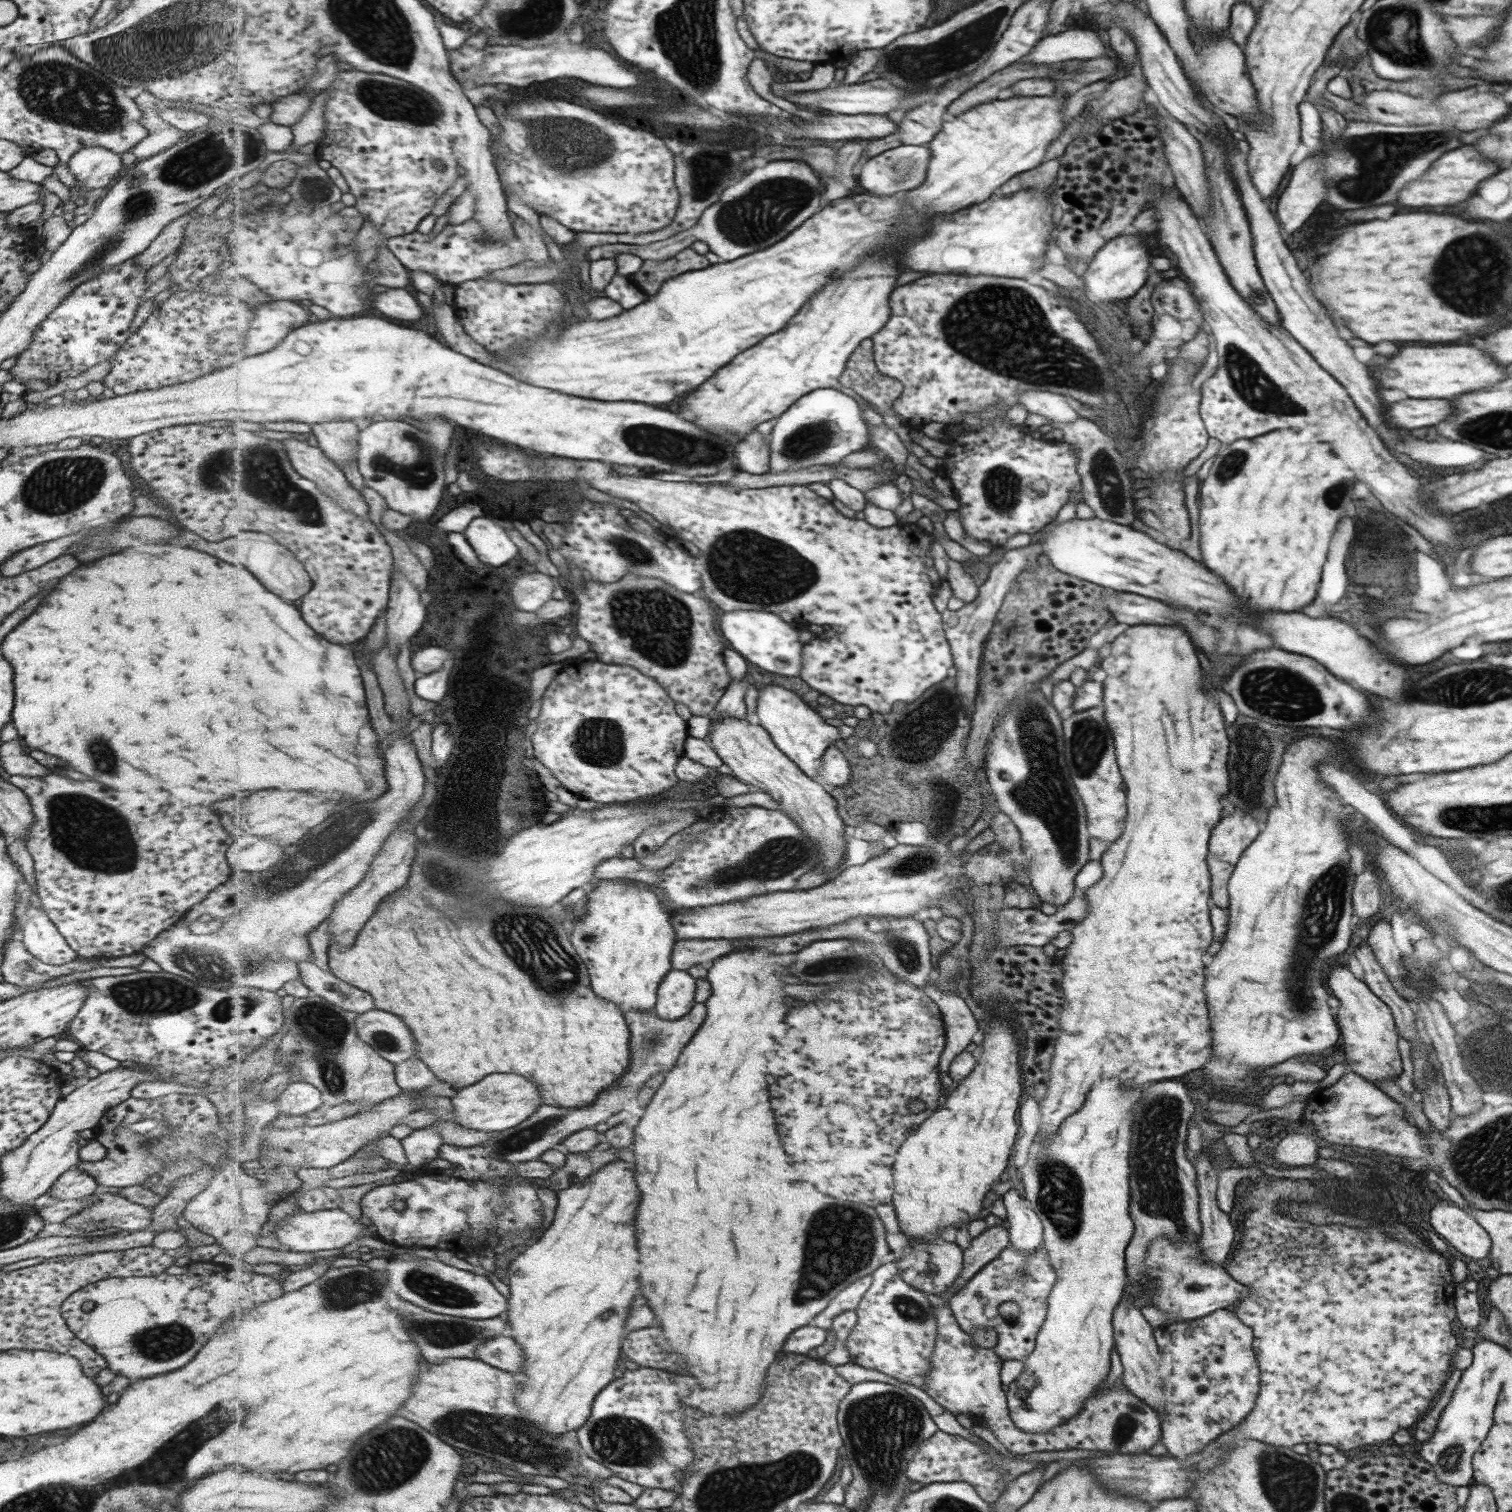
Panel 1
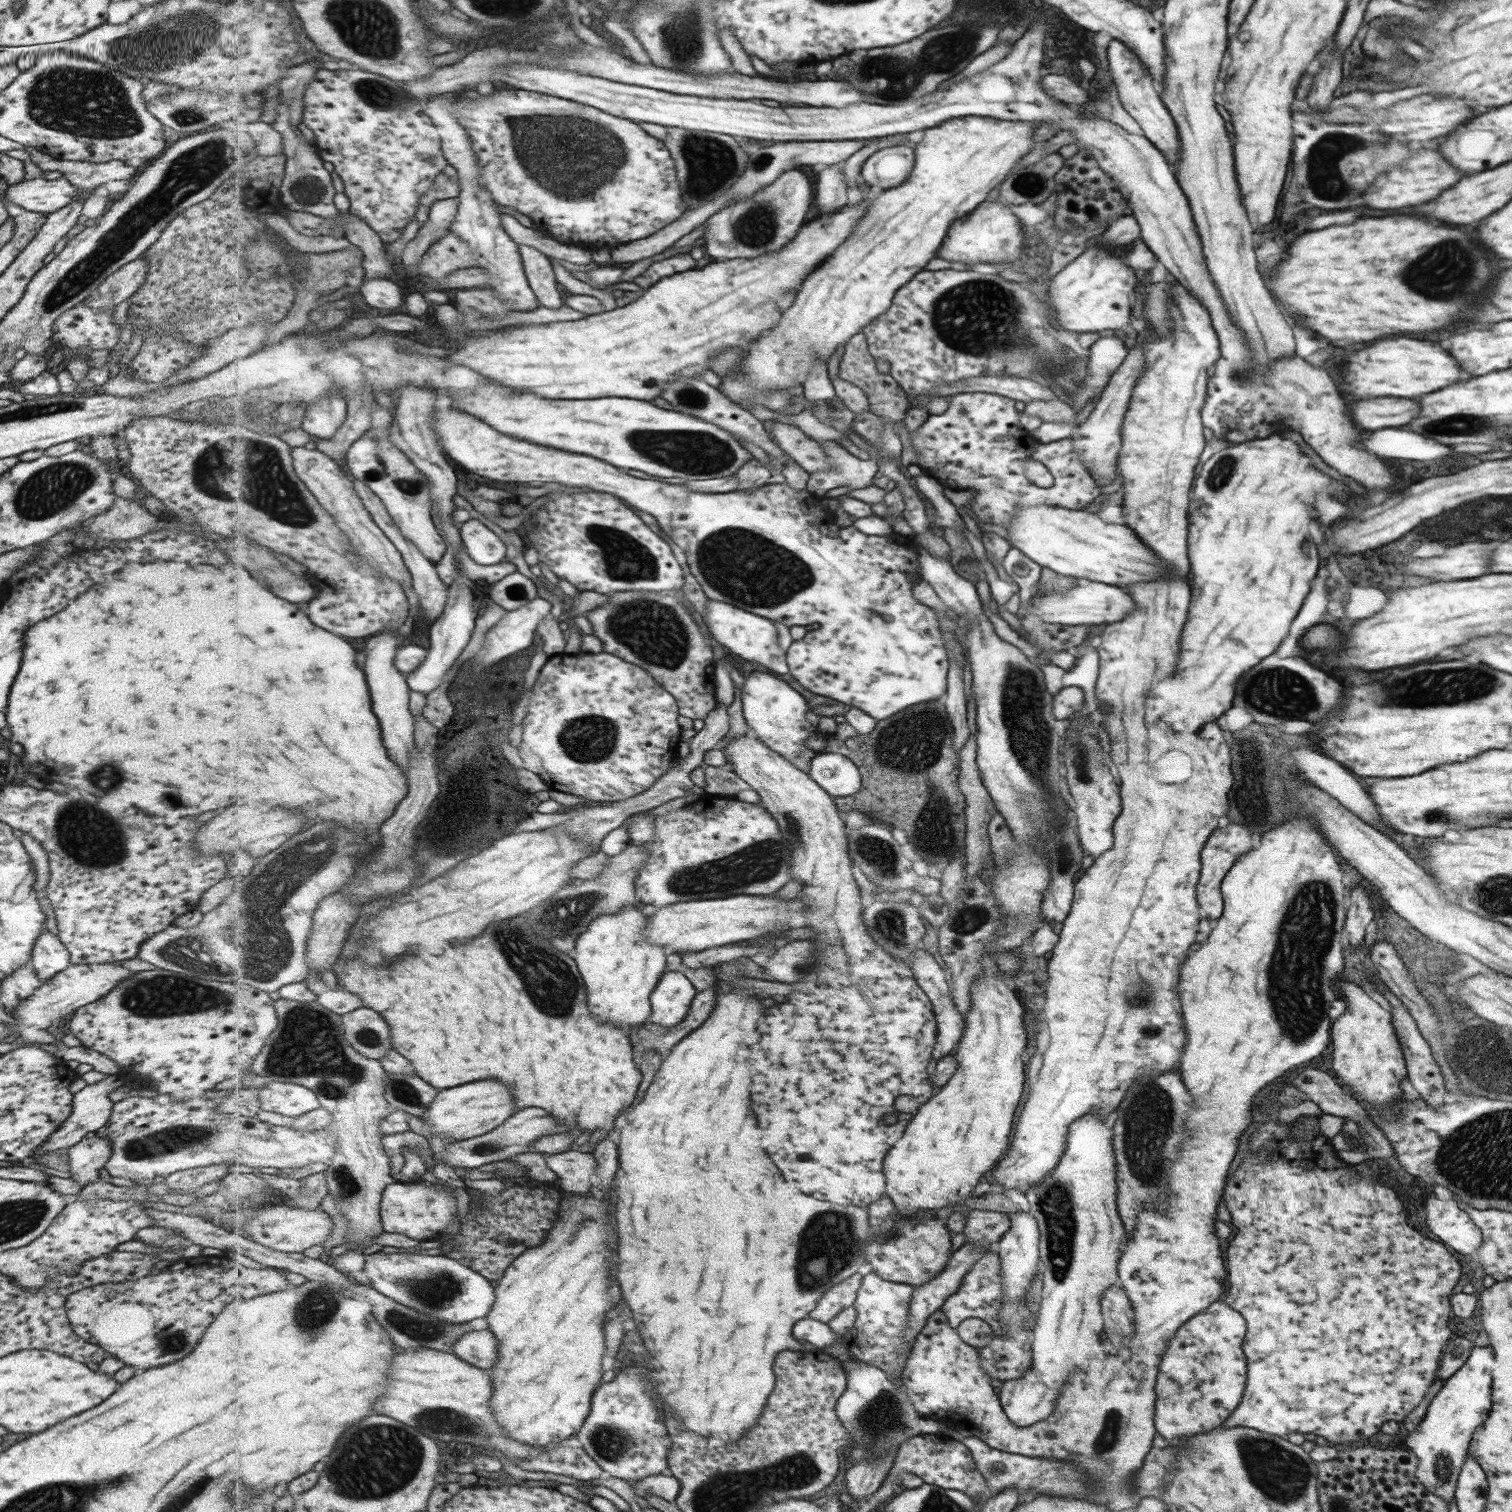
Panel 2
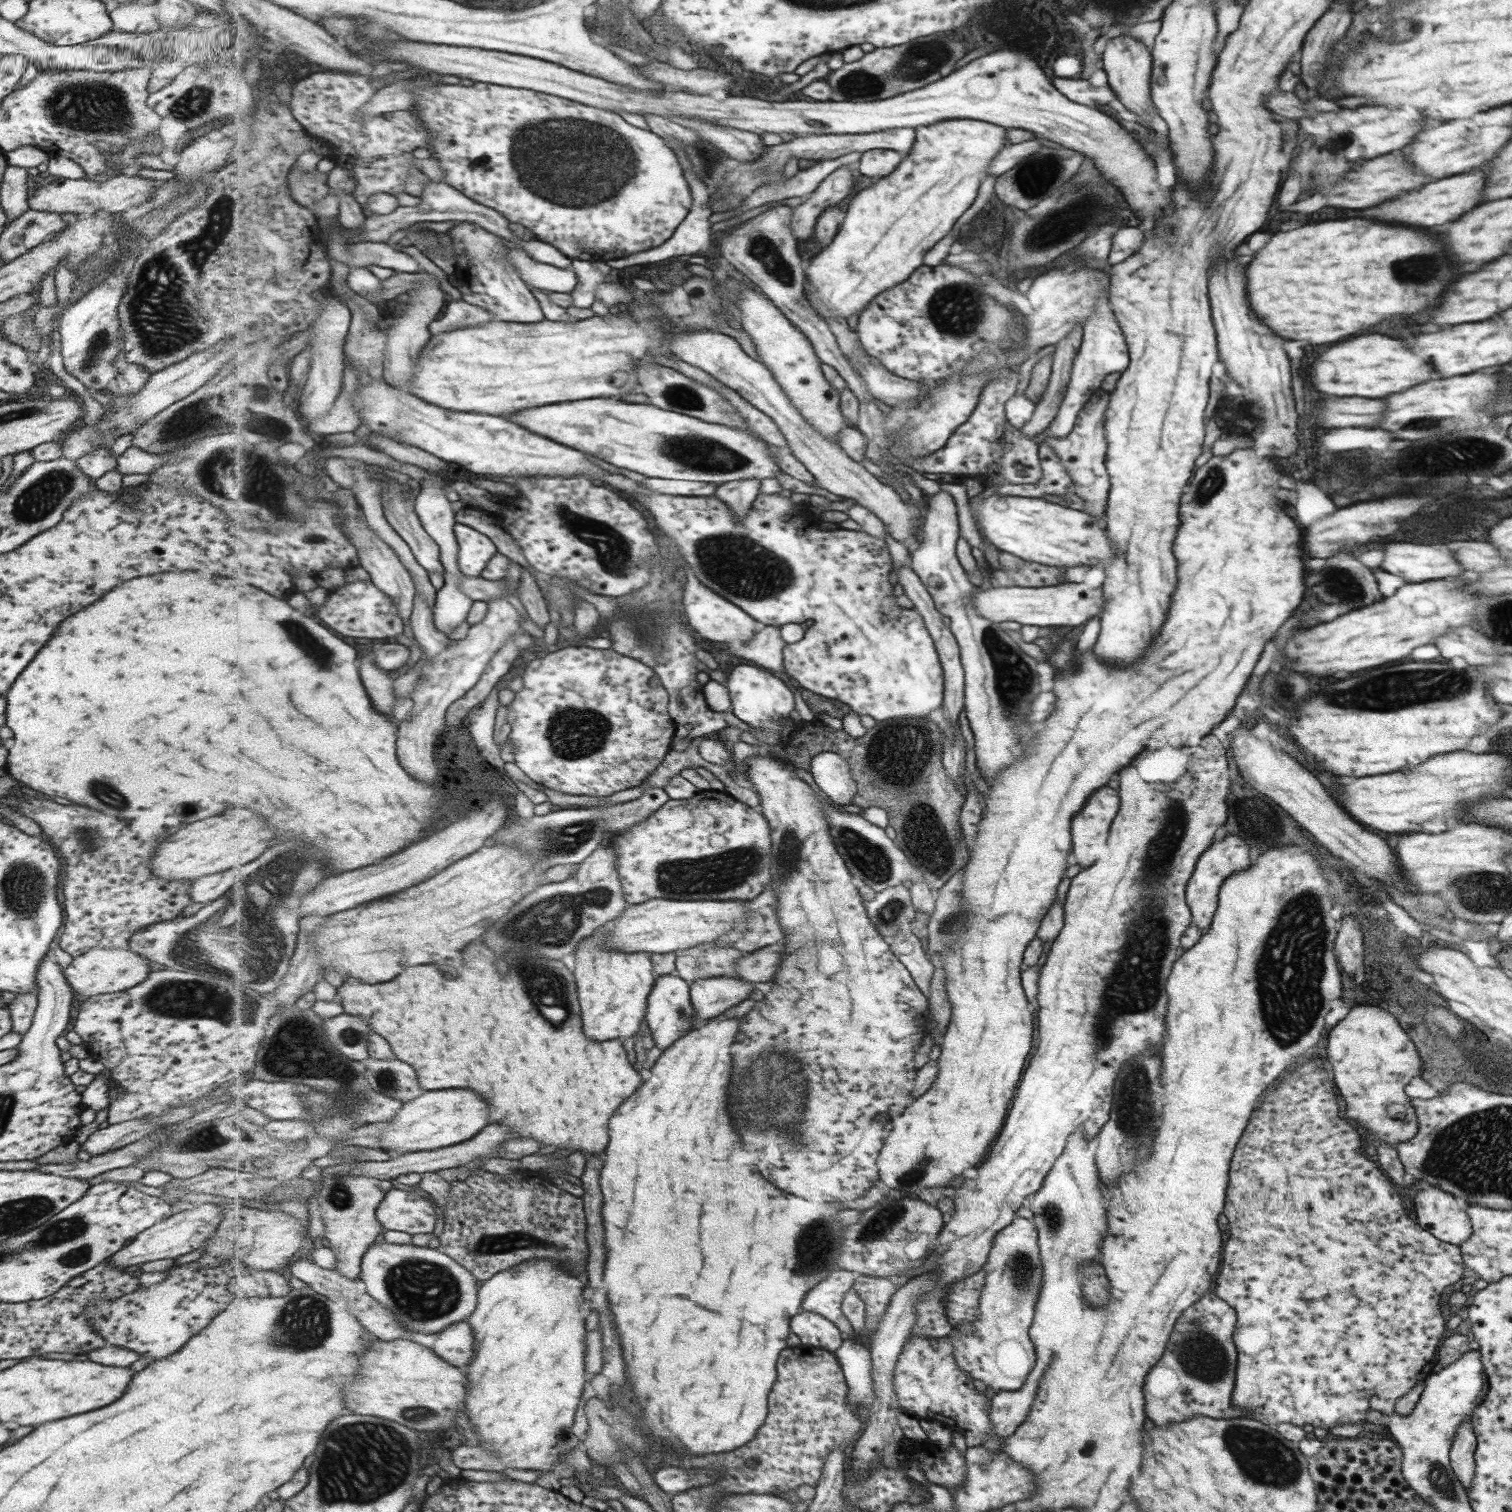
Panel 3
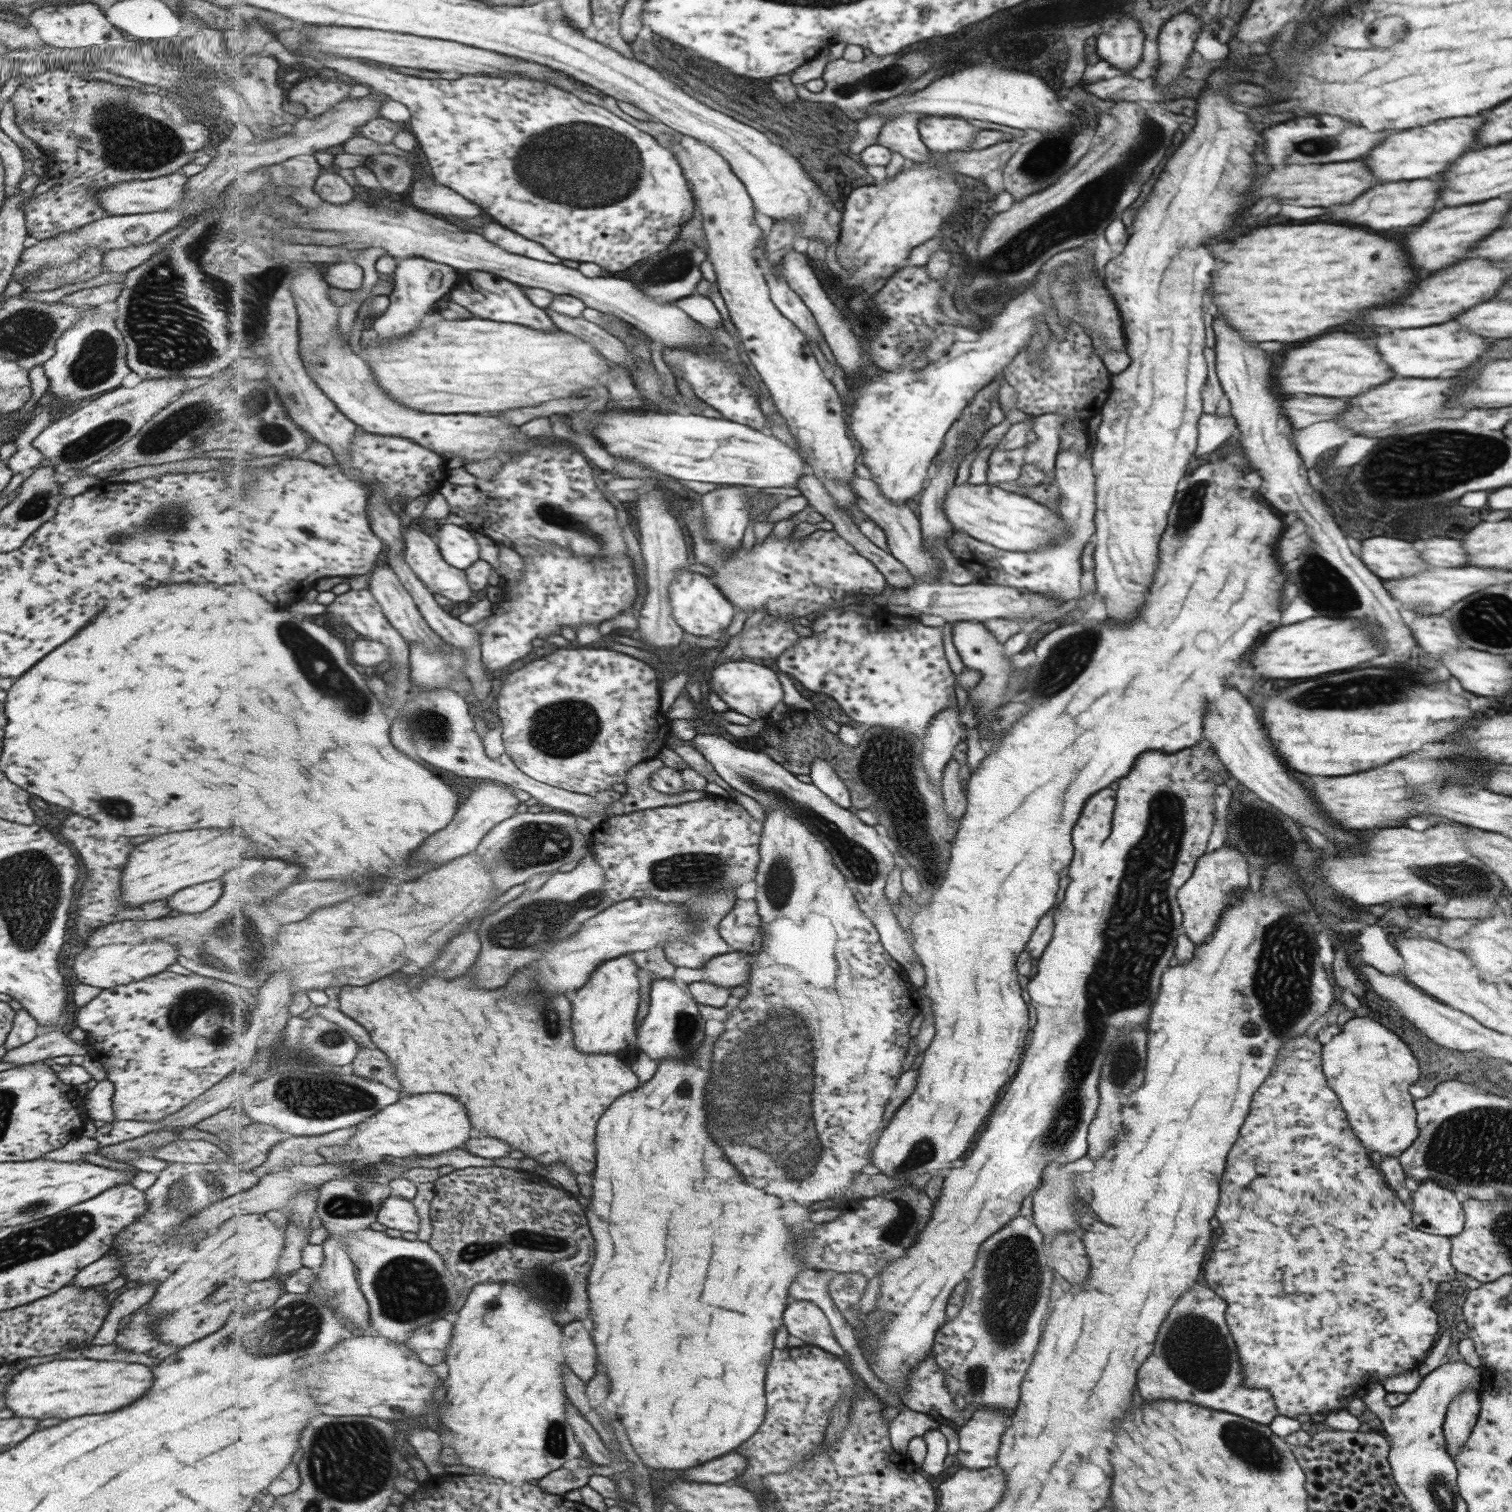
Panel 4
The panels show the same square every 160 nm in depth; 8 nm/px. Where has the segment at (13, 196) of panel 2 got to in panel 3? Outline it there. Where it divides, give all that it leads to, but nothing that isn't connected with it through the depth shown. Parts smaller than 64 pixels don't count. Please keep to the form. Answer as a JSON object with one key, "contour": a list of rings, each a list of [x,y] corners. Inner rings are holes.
{"contour":[[[132,173],[115,175],[103,182],[55,177],[37,188],[33,196],[27,199],[27,204],[31,210],[51,213],[73,212],[78,216],[87,216],[96,210],[105,210],[111,215],[119,215],[129,206],[146,203],[152,197],[154,188],[159,184],[157,180],[141,178]]]}

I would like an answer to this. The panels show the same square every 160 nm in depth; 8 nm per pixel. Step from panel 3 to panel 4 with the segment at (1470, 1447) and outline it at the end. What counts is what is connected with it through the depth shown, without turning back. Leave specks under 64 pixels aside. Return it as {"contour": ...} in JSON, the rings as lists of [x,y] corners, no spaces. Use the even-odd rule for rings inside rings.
{"contour":[[[1466,1388],[1454,1396],[1446,1411],[1443,1433],[1448,1443],[1448,1455],[1455,1456],[1466,1444],[1476,1424],[1480,1410],[1479,1390]]]}

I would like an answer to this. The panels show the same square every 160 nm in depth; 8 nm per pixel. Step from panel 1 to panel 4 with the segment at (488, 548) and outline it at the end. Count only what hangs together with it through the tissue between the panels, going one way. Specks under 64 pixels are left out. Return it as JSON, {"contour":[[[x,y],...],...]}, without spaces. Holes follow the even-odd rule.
{"contour":[[[443,524],[436,540],[444,559],[455,568],[465,571],[481,558],[481,548],[473,530],[457,524]]]}

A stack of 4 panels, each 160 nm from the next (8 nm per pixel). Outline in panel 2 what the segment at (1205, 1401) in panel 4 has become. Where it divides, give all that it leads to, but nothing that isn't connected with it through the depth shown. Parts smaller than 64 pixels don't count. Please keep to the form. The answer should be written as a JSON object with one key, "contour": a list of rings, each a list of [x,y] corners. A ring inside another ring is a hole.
{"contour":[[[1216,1301],[1209,1306],[1209,1312],[1201,1311],[1201,1316],[1193,1316],[1193,1320],[1189,1320],[1189,1324],[1185,1324],[1185,1328],[1181,1328],[1181,1332],[1177,1332],[1177,1336],[1172,1336],[1173,1340],[1169,1339],[1169,1348],[1165,1347],[1163,1354],[1161,1355],[1161,1372],[1157,1372],[1157,1382],[1156,1382],[1156,1429],[1157,1434],[1162,1436],[1166,1442],[1177,1442],[1175,1438],[1188,1438],[1188,1436],[1193,1436],[1194,1434],[1201,1434],[1202,1432],[1207,1432],[1208,1430],[1214,1430],[1214,1428],[1221,1427],[1221,1423],[1237,1408],[1239,1401],[1241,1400],[1243,1389],[1246,1379],[1246,1360],[1244,1358],[1244,1352],[1241,1348],[1241,1343],[1243,1340],[1243,1334],[1245,1334],[1245,1322],[1243,1318],[1231,1310],[1229,1306],[1225,1306],[1225,1303]]]}

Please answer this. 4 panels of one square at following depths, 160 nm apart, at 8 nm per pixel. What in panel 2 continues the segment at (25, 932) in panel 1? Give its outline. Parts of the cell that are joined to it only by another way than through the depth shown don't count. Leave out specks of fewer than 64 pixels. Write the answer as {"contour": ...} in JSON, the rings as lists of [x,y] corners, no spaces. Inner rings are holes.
{"contour":[[[47,929],[35,937],[31,947],[30,960],[37,978],[43,983],[47,979],[61,972],[68,964],[69,953],[57,935],[49,933]]]}

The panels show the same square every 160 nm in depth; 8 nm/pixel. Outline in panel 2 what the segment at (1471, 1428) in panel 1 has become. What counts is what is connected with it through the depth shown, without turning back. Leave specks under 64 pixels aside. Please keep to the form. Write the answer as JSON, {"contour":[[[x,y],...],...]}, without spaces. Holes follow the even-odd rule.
{"contour":[[[1487,1345],[1473,1347],[1467,1360],[1455,1373],[1443,1380],[1441,1390],[1431,1399],[1424,1419],[1405,1435],[1405,1446],[1418,1456],[1416,1479],[1438,1497],[1455,1499],[1456,1483],[1461,1465],[1465,1463],[1472,1434],[1488,1415],[1491,1406],[1491,1364],[1493,1349]]]}

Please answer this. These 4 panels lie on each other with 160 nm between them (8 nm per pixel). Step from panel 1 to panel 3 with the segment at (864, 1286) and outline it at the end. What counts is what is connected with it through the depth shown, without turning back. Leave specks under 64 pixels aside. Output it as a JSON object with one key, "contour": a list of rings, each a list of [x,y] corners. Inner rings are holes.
{"contour":[[[834,1270],[829,1278],[810,1289],[801,1306],[803,1310],[815,1312],[834,1322],[845,1339],[856,1337],[852,1321],[845,1316],[843,1306],[846,1294],[854,1288],[857,1275],[854,1271]]]}

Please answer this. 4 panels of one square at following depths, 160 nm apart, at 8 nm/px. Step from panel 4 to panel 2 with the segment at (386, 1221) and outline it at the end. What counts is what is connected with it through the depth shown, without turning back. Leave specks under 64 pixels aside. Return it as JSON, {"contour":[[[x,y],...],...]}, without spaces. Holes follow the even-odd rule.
{"contour":[[[419,1180],[409,1183],[397,1181],[387,1186],[380,1209],[385,1233],[402,1234],[418,1241],[439,1238],[437,1234],[451,1226],[457,1212],[459,1204],[454,1194],[433,1185],[424,1185]]]}

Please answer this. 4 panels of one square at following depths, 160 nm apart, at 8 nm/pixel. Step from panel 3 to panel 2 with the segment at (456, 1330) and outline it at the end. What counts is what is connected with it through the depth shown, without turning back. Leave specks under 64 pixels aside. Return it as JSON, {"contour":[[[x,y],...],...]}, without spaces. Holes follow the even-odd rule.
{"contour":[[[489,1329],[469,1332],[457,1341],[452,1352],[479,1368],[489,1369],[500,1360],[500,1342]]]}

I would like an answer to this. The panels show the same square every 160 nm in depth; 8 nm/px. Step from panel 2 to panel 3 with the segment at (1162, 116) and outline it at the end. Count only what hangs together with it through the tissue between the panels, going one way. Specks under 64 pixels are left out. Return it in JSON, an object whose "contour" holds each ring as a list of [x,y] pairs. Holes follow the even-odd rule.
{"contour":[[[1119,35],[1111,40],[1107,40],[1105,50],[1101,54],[1103,70],[1107,74],[1108,86],[1114,92],[1117,100],[1123,106],[1133,112],[1136,122],[1141,126],[1149,127],[1151,117],[1149,116],[1150,106],[1150,72],[1152,56],[1150,50],[1145,49],[1144,44],[1129,35]]]}

